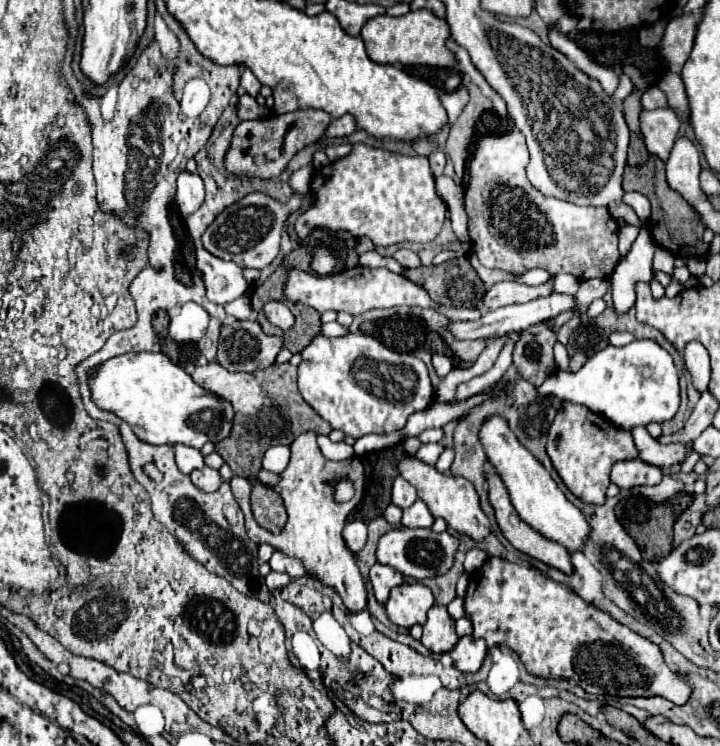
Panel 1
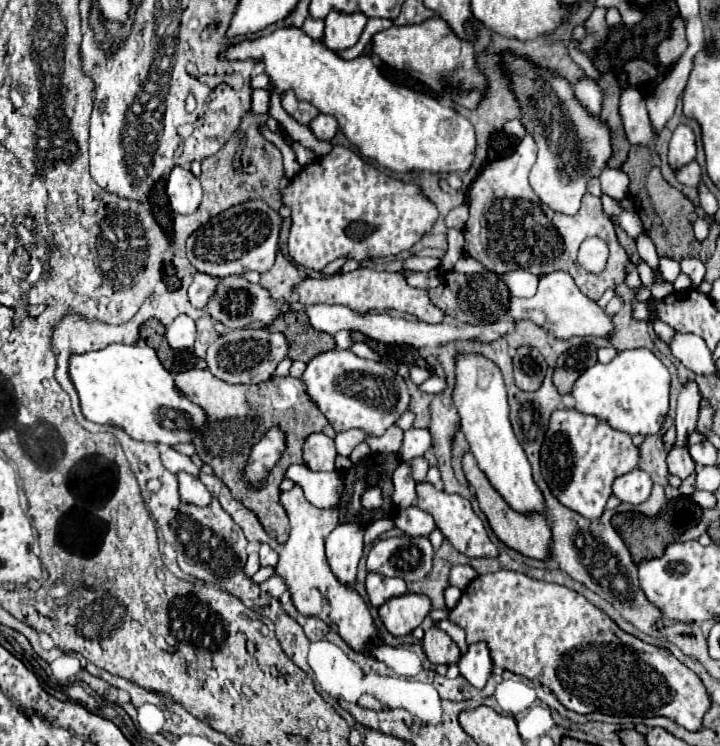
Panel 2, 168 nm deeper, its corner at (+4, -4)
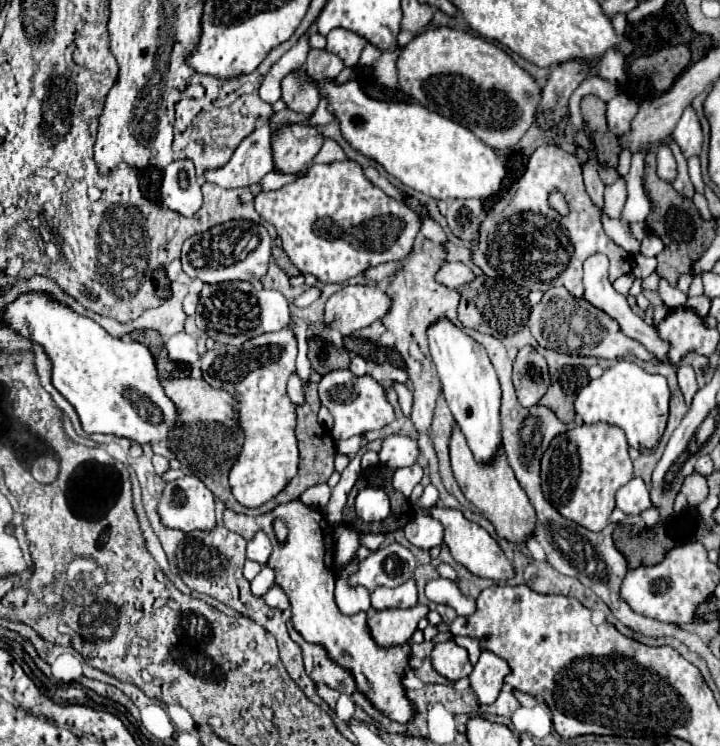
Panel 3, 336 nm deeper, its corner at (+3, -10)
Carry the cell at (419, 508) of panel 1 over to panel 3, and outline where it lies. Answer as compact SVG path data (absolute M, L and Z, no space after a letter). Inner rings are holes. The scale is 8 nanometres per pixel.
M419 514L415 516L405 528L405 538L423 550L429 550L433 546L441 546L443 544L443 526L439 520L431 518L429 514Z

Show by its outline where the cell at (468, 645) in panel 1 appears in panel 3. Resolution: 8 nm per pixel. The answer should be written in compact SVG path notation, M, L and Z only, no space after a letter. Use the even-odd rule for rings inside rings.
M483 650L479 656L479 662L473 666L473 672L469 674L469 682L473 692L477 694L481 704L493 704L501 686L503 678L509 674L507 662L503 658L495 656L493 652Z

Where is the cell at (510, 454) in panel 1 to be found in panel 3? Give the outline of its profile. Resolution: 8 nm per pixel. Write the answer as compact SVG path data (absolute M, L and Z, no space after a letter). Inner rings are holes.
M447 320L437 322L427 330L429 348L437 366L437 376L443 384L443 396L453 412L457 426L461 428L467 444L479 464L491 464L497 460L501 448L501 384L495 368L485 352L473 338L461 332Z

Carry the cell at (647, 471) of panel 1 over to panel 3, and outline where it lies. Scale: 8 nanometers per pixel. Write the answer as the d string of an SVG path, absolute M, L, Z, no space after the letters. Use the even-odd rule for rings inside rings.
M633 478L623 488L617 490L617 508L621 508L625 514L641 514L651 506L649 488L643 482L643 478Z

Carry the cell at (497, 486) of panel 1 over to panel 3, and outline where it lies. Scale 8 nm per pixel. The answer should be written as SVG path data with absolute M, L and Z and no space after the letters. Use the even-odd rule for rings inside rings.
M457 426L453 428L453 434L451 434L449 452L451 452L451 466L453 466L455 480L459 482L465 498L469 502L473 502L487 516L487 520L495 526L495 530L501 538L505 538L513 544L525 544L527 538L531 538L535 532L537 514L535 514L535 508L531 506L527 494L519 486L513 470L509 468L505 454L499 454L497 462L493 462L491 466L477 464L465 442L465 436L461 434L461 430Z

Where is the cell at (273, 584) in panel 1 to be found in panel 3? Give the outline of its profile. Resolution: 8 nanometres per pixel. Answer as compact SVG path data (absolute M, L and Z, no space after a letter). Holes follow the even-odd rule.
M277 584L263 596L263 600L265 600L269 606L279 608L279 610L287 610L287 608L289 608L289 598L287 598L287 594L285 594Z

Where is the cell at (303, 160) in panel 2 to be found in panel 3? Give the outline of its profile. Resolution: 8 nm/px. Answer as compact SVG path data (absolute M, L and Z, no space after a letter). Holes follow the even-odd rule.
M271 172L263 178L261 186L263 190L277 190L279 186L285 186L289 182L293 182L297 178L297 174L281 174L281 172Z

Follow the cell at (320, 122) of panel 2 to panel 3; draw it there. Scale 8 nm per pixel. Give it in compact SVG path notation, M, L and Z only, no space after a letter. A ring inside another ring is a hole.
M293 124L281 128L273 138L273 160L279 172L303 174L313 156L321 150L325 138L313 126Z

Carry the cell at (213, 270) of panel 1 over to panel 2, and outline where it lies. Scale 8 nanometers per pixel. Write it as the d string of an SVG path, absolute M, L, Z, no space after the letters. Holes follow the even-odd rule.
M196 274L194 282L188 288L188 300L194 308L204 308L208 304L208 298L214 294L214 288L218 284L218 278L212 278L208 274Z

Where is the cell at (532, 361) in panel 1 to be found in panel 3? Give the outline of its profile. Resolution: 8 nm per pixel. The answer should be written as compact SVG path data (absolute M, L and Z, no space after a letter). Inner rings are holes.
M531 346L519 350L513 362L513 384L521 406L535 406L549 386L547 362Z

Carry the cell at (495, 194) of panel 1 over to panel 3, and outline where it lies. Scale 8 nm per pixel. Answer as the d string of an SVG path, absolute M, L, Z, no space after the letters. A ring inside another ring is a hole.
M553 144L539 146L529 160L525 174L511 184L511 188L493 204L485 220L479 224L477 250L473 262L491 278L515 282L527 290L545 292L551 286L565 286L577 298L583 296L581 264L593 252L603 252L611 260L611 282L629 274L633 256L611 242L601 228L599 210L585 192L581 164L573 154L563 152ZM549 190L563 190L567 194L571 214L559 216L547 202Z

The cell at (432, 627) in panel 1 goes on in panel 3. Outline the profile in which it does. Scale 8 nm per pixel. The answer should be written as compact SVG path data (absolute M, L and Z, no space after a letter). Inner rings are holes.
M453 640L435 644L433 652L431 652L431 662L433 668L445 676L447 680L459 680L459 678L467 678L473 670L469 658L467 658L467 650L457 646Z

